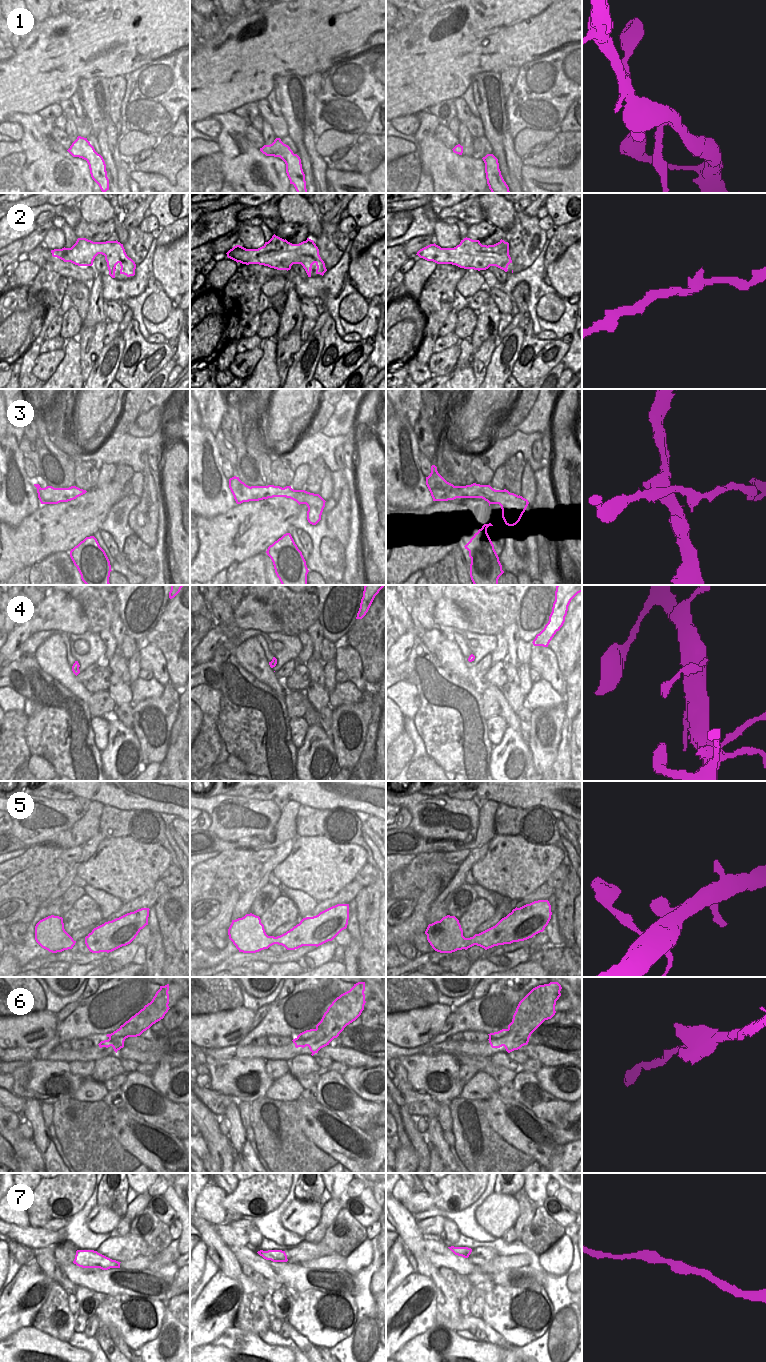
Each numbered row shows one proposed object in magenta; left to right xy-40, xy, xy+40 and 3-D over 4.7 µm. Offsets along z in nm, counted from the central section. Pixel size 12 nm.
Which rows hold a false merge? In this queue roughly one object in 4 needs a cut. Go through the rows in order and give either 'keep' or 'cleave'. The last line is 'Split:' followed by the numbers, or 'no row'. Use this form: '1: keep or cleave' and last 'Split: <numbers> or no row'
1: cleave
2: keep
3: cleave
4: keep
5: keep
6: cleave
7: keep
Split: 1, 3, 6

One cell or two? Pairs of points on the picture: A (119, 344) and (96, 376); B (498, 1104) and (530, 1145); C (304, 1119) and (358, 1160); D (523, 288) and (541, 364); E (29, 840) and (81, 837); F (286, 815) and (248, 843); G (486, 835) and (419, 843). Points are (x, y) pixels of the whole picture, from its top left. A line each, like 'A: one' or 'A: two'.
A: one
B: one
C: one
D: one
E: two
F: one
G: one

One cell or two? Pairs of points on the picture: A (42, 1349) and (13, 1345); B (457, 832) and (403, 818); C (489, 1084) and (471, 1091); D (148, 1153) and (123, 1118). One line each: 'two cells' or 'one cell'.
A: one cell
B: two cells
C: one cell
D: one cell

